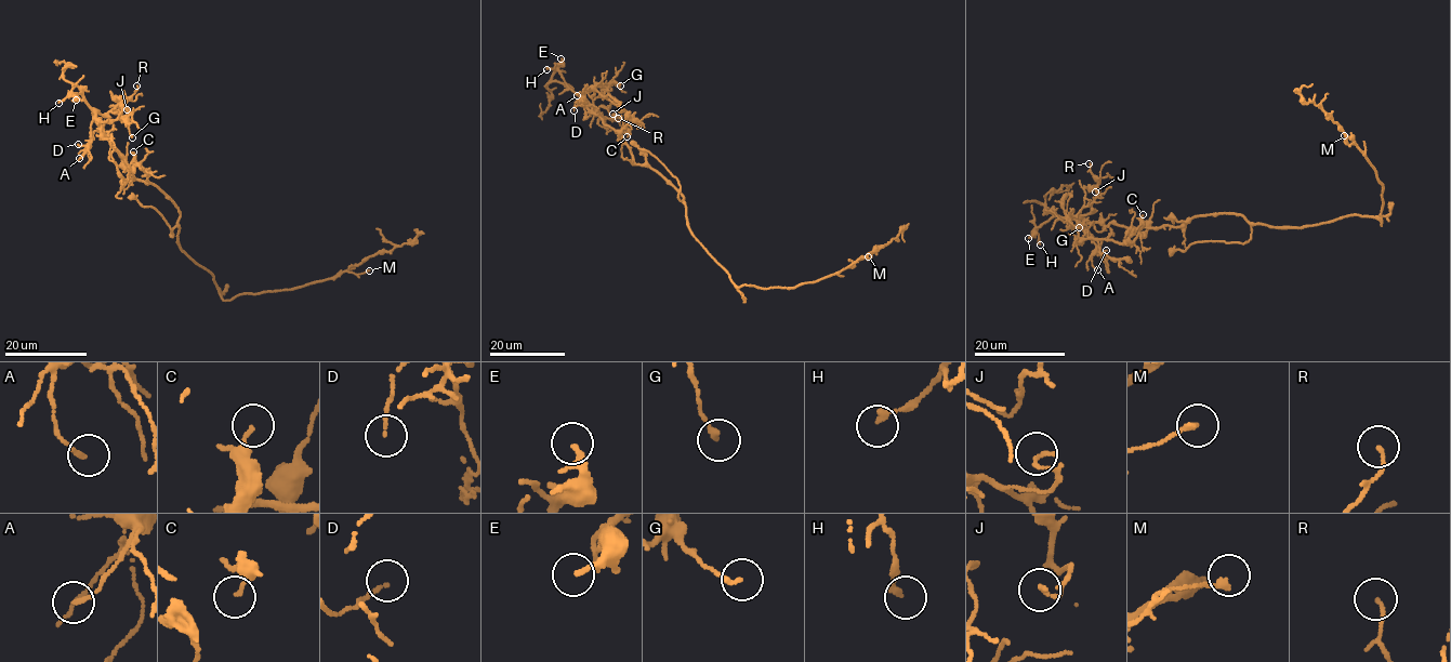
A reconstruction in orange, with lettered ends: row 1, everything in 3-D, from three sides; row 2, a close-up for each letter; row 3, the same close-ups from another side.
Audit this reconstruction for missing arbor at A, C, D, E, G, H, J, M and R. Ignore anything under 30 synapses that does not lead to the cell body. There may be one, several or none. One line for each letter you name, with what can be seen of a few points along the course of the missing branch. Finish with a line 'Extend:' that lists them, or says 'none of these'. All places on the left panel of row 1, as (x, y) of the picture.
E: missing branch runs (76, 100), (96, 109), (102, 104), (101, 91), (109, 80)
Extend: E

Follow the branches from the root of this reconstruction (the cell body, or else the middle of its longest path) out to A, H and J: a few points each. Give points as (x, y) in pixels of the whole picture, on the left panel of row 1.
A: (179, 241), (176, 204), (154, 184), (134, 180), (133, 170), (101, 130), (94, 113), (91, 147), (79, 158)
H: (179, 241), (176, 204), (154, 184), (134, 180), (133, 170), (103, 133), (81, 93), (70, 93), (58, 103)
J: (179, 241), (176, 204), (154, 184), (134, 180), (133, 170), (114, 150), (94, 116), (119, 104), (127, 109)

